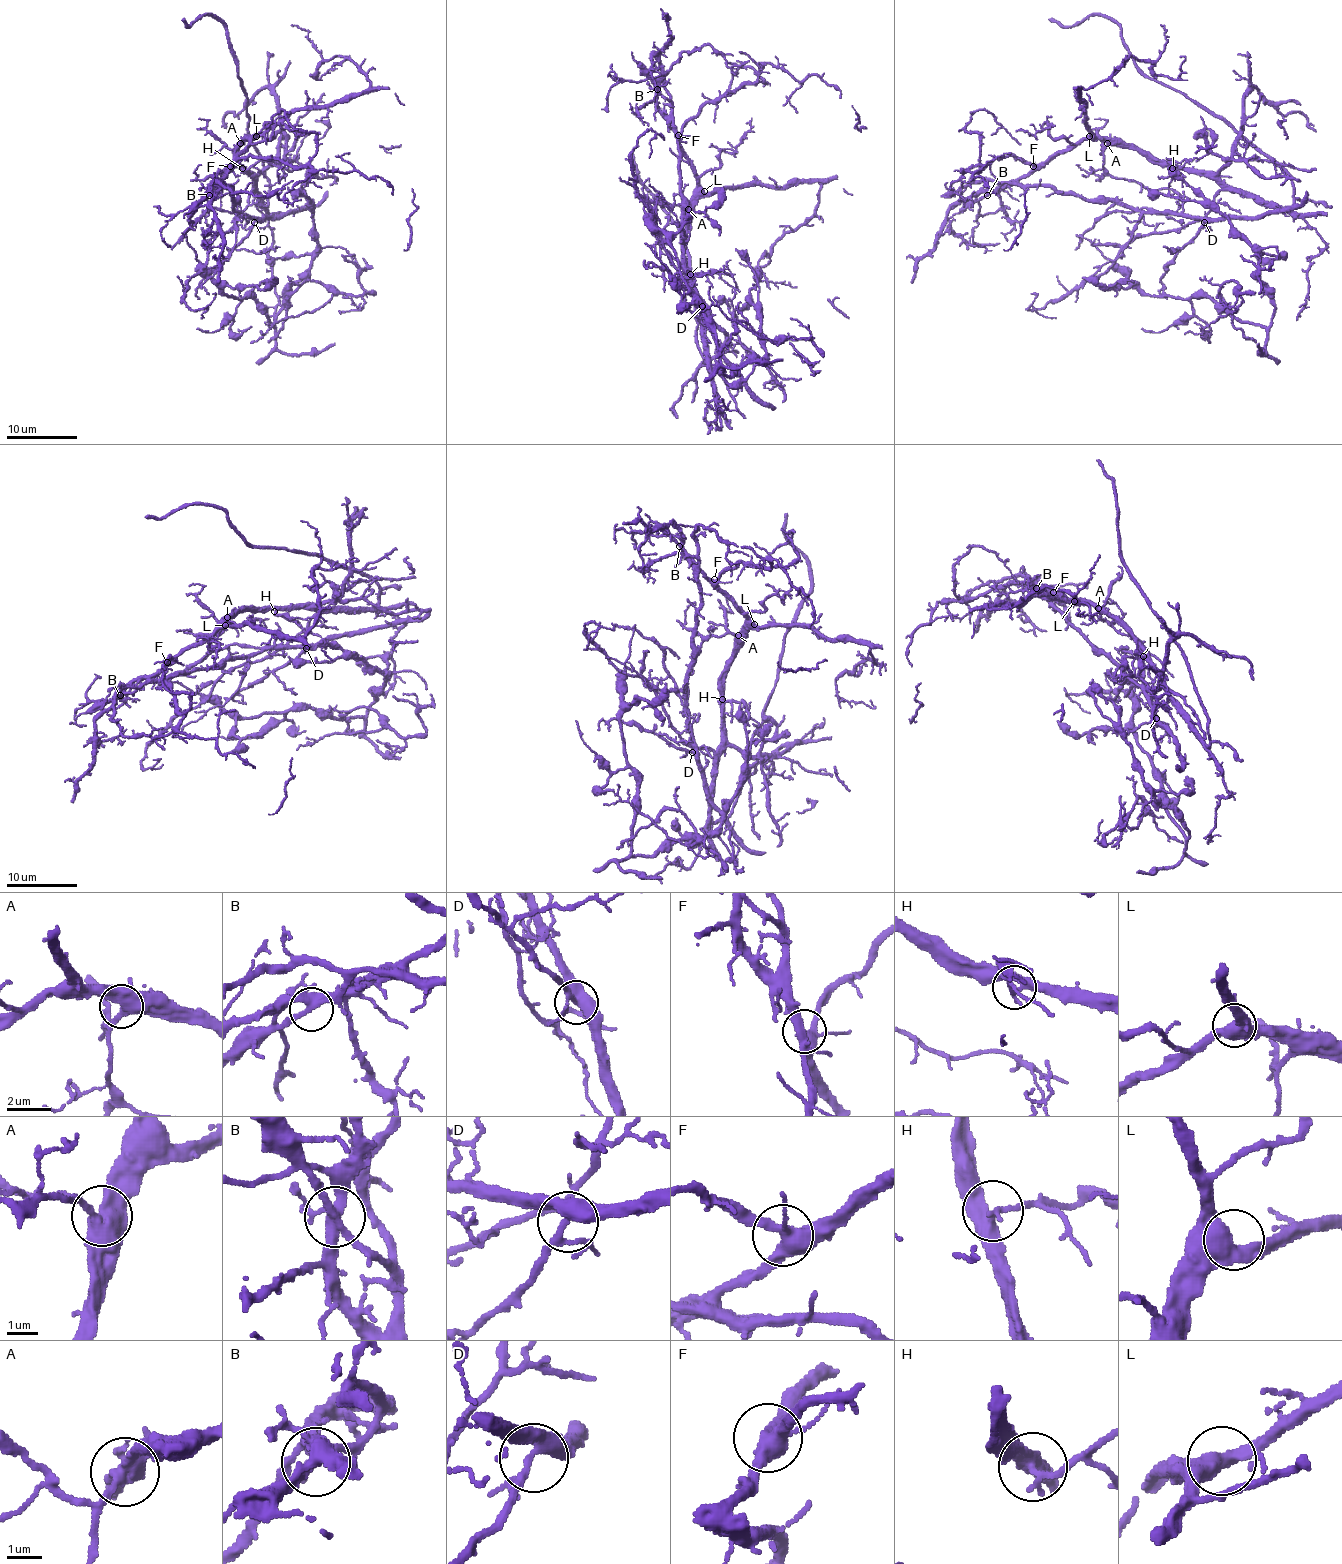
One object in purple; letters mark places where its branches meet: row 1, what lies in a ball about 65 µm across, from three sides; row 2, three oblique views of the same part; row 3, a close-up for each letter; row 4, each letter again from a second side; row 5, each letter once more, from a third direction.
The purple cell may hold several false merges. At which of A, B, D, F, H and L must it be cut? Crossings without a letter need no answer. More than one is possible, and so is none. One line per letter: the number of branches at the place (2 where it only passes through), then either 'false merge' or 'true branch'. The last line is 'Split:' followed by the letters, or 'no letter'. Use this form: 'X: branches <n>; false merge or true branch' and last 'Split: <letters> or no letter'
A: branches 4; true branch
B: branches 5; false merge
D: branches 4; true branch
F: branches 4; true branch
H: branches 3; true branch
L: branches 3; true branch
Split: B

